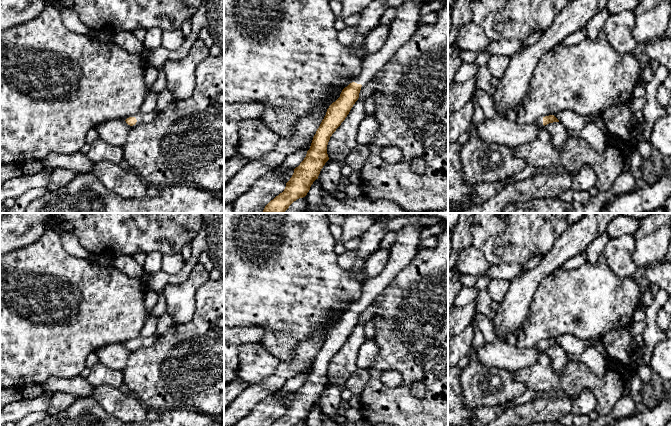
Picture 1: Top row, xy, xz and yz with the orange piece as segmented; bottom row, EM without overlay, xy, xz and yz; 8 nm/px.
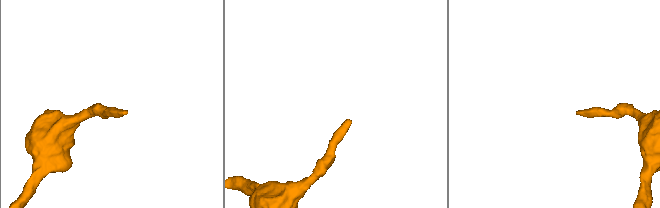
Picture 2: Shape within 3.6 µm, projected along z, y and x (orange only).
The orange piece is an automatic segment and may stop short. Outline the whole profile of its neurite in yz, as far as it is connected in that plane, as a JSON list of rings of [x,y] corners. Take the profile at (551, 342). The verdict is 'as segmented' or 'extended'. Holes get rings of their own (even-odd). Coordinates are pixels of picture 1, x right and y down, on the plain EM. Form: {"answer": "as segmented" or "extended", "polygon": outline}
{"answer": "extended", "polygon": [[[549,339],[549,340],[545,340],[545,341],[540,341],[538,343],[536,343],[533,347],[538,350],[538,351],[542,351],[543,349],[547,349],[549,347],[553,347],[553,346],[559,346],[559,344],[554,340],[554,339]]]}

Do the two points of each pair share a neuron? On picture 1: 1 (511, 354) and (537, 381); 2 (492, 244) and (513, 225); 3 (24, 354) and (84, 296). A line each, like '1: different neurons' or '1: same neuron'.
1: different neurons
2: same neuron
3: same neuron

